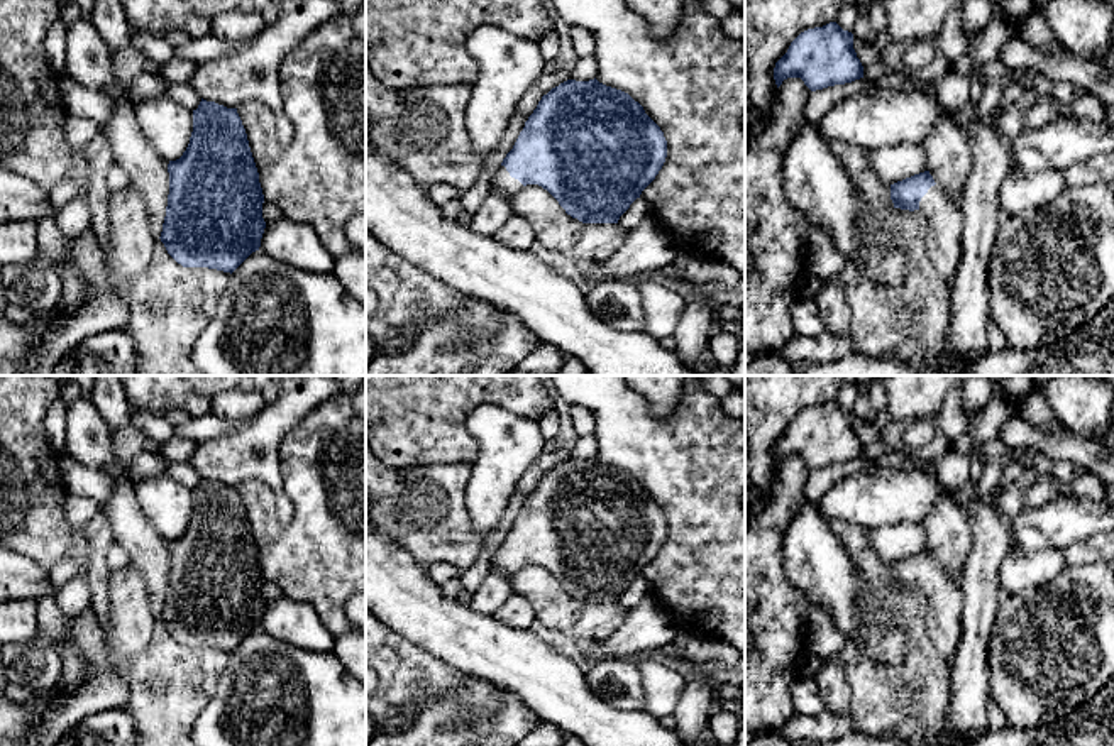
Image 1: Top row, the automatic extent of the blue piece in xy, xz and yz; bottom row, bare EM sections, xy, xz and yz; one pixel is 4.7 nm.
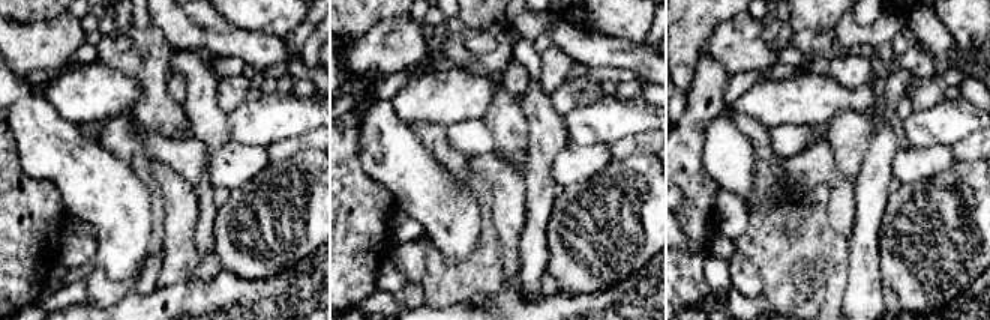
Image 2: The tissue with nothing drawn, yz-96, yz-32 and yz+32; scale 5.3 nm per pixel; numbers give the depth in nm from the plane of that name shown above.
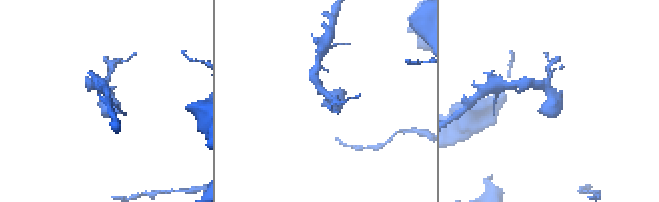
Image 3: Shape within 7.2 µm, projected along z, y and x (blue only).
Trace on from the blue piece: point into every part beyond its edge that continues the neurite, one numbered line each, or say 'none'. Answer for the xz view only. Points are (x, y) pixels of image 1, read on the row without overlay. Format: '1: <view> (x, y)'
1: xz (503, 562)

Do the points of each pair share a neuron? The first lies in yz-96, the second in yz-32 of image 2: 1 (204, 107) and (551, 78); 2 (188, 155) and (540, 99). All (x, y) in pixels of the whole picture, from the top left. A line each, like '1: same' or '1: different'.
1: different
2: different

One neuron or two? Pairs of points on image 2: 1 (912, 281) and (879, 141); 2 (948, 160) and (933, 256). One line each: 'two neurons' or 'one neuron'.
1: two neurons
2: two neurons

